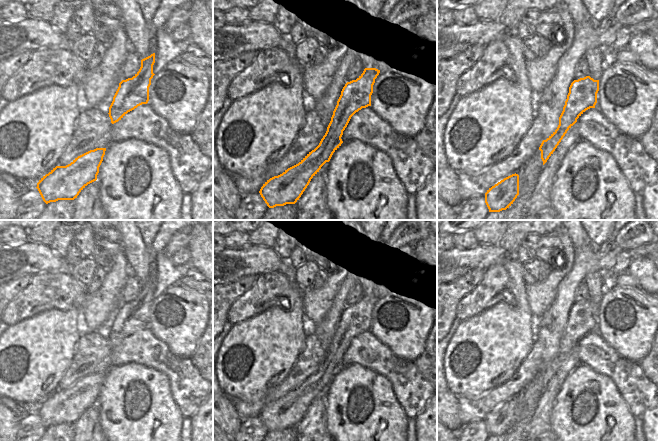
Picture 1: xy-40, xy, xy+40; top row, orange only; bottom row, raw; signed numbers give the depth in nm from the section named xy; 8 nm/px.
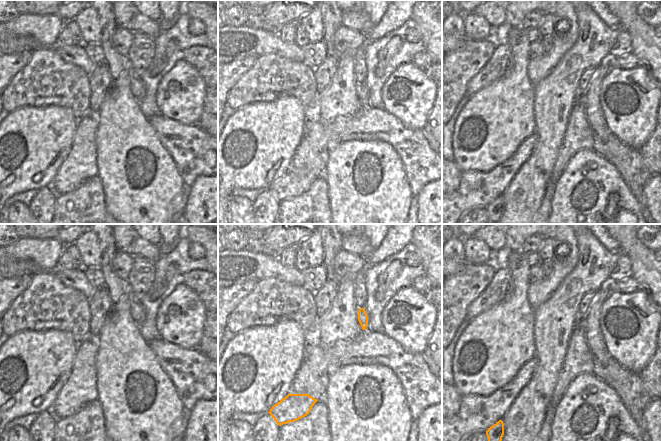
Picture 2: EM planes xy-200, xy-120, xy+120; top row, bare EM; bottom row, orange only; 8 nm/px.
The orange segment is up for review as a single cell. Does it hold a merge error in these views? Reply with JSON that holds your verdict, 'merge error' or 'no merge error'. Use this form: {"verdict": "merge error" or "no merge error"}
{"verdict": "no merge error"}

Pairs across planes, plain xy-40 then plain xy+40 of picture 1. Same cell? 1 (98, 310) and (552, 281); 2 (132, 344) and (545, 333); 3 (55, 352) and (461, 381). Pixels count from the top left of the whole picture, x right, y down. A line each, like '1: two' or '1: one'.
1: one
2: two
3: one

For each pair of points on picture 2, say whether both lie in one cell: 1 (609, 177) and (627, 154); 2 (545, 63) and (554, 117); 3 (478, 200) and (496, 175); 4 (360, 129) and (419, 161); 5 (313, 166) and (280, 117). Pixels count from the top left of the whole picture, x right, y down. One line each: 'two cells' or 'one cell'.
1: two cells
2: two cells
3: one cell
4: one cell
5: two cells

